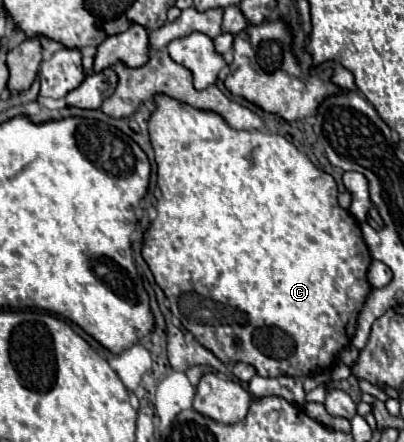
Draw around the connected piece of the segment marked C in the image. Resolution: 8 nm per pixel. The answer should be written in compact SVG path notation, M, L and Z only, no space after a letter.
M165 94L155 96L155 106L157 108L151 112L149 118L149 136L157 160L157 186L161 190L161 198L157 200L157 218L151 222L151 226L143 236L141 254L151 268L155 282L169 298L171 314L179 318L179 322L221 362L253 364L257 374L265 378L275 378L275 376L303 378L335 366L339 350L351 344L351 338L357 328L357 314L371 290L367 282L367 268L371 264L371 254L363 242L359 222L337 202L335 180L329 174L317 170L303 152L299 152L289 140L285 140L279 134L265 134L259 130L251 130L251 132L235 130L225 122L221 114L193 108Z

